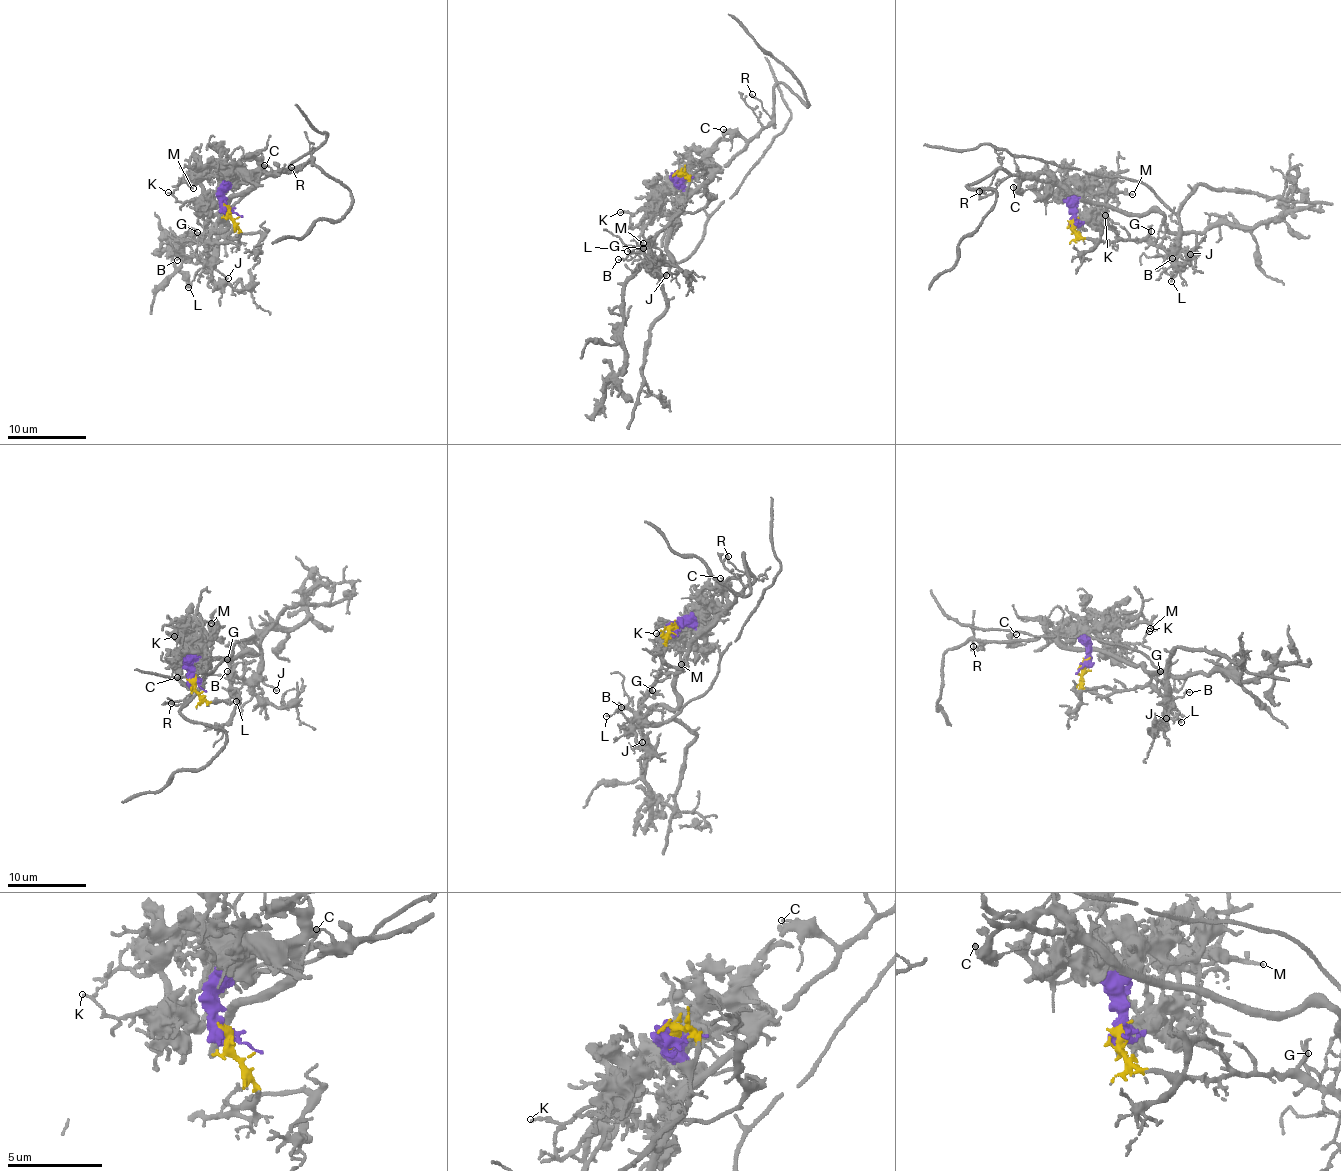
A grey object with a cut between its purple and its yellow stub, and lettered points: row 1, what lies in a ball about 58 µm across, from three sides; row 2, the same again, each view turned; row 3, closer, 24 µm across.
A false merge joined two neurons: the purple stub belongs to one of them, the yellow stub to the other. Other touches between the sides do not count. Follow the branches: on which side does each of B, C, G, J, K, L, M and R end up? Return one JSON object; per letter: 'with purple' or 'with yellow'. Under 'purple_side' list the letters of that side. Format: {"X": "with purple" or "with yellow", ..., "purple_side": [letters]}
{"B": "with yellow", "C": "with purple", "G": "with yellow", "J": "with yellow", "K": "with purple", "L": "with yellow", "M": "with purple", "R": "with purple", "purple_side": ["C", "K", "M", "R"]}

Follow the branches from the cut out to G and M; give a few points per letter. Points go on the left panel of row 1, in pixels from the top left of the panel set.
G: (226, 209), (238, 233), (239, 244), (206, 244), (197, 232)
M: (226, 209), (224, 186), (230, 180), (214, 167), (191, 173), (189, 184), (193, 189)

